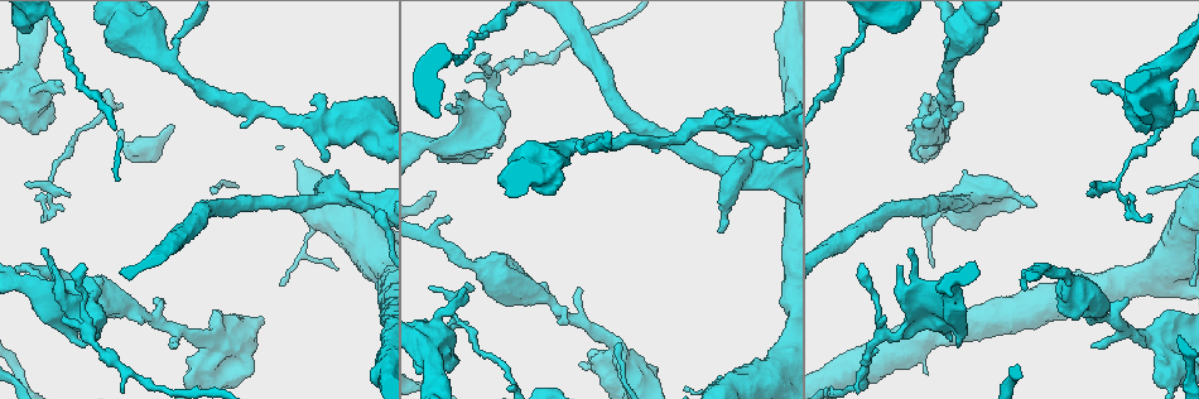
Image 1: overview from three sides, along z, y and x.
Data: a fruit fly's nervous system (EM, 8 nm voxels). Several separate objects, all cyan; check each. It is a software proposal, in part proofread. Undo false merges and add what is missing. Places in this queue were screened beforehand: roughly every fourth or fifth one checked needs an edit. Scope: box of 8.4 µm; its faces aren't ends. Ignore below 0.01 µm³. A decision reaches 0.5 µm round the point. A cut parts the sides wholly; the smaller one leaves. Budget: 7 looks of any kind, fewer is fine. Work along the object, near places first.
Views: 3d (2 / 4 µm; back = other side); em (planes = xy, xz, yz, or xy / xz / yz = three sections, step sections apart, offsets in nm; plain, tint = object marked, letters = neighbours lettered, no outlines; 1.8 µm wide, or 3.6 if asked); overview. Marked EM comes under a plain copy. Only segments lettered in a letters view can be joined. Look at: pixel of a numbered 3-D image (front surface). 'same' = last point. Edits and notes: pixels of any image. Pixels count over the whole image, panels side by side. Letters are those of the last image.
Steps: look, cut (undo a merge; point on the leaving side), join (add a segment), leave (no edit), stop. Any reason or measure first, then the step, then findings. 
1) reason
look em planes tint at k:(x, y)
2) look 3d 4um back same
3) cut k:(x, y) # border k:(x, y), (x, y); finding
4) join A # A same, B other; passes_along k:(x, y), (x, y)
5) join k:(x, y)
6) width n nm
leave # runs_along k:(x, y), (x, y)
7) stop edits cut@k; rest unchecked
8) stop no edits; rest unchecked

sudden change in width
look 3d 4um at 1:(451, 300)

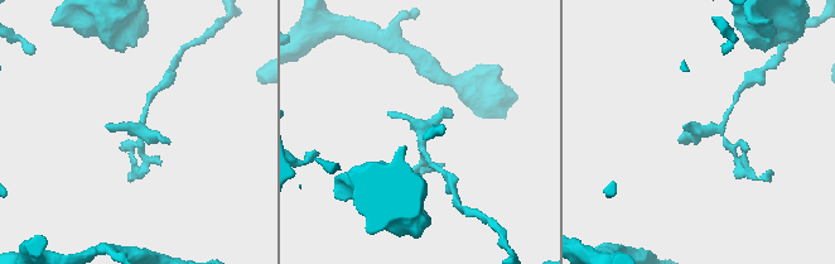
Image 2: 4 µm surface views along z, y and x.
now the EM
look em planes letters at 2:(140, 132)

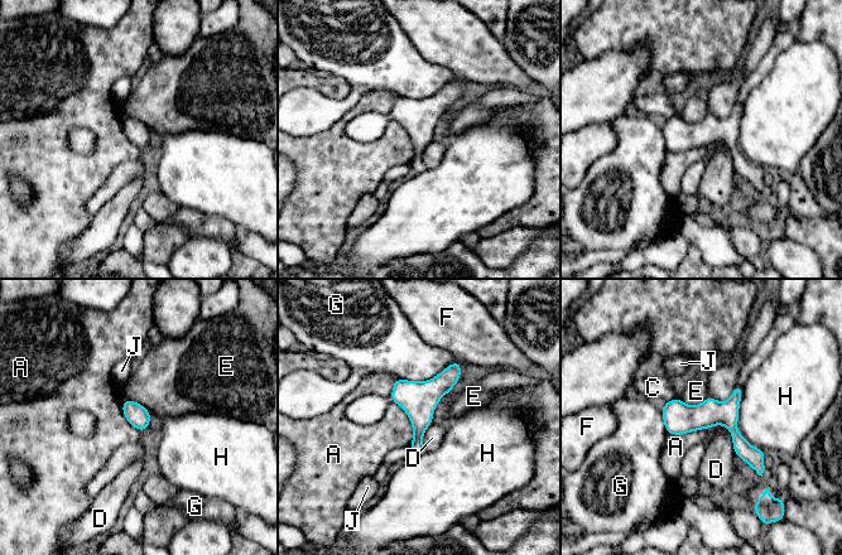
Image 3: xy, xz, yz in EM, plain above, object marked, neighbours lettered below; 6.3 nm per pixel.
leave # A other, C other, D other, E other, F other, G other, H other, J other; one neuron here

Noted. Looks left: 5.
small branch off a trunk
look em planes letters at 1:(749, 164)

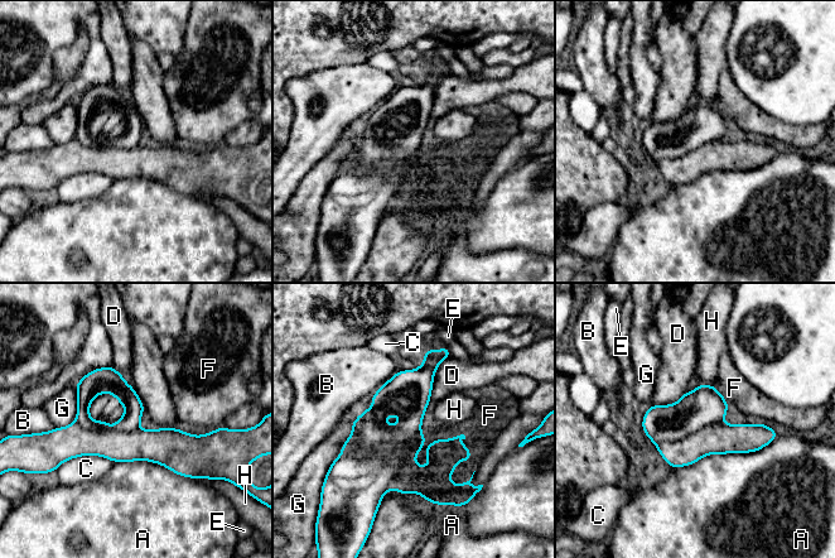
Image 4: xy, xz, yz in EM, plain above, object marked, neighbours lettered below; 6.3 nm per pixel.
cut 4:(353, 485) # A other, B other, C other, D other, E other, F other, G other, H other; a second neuron is stuck on

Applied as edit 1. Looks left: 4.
four-way junction
look em planes letters at 1:(627, 362)

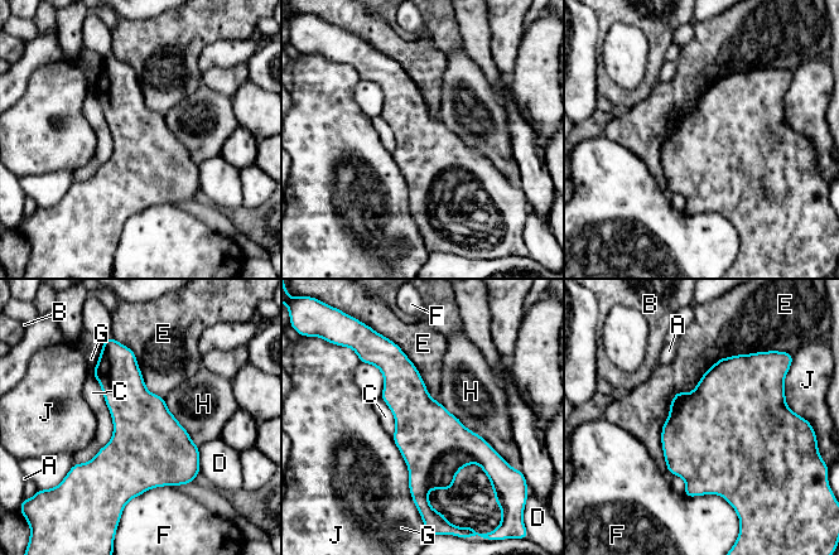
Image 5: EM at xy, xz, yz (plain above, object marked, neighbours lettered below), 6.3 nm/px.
width 440 nm
leave # A other, B other, C other, D other, E other, F other, G other, H other, J other; border 5:(760, 351), (675, 392), (666, 471); all the same neuron

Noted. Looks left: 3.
stop edits cut@4; rest unchecked

